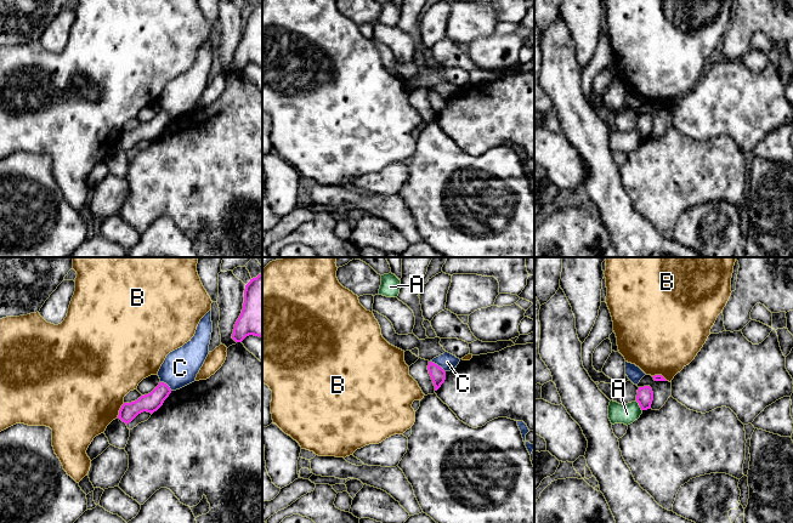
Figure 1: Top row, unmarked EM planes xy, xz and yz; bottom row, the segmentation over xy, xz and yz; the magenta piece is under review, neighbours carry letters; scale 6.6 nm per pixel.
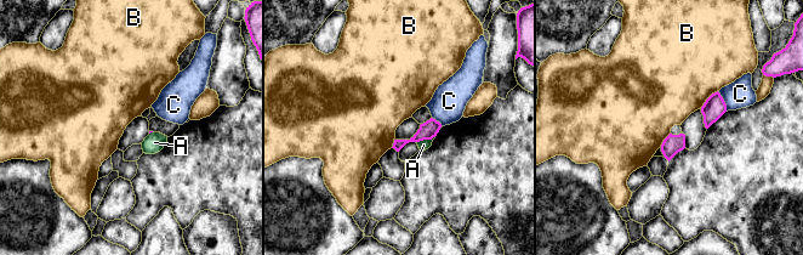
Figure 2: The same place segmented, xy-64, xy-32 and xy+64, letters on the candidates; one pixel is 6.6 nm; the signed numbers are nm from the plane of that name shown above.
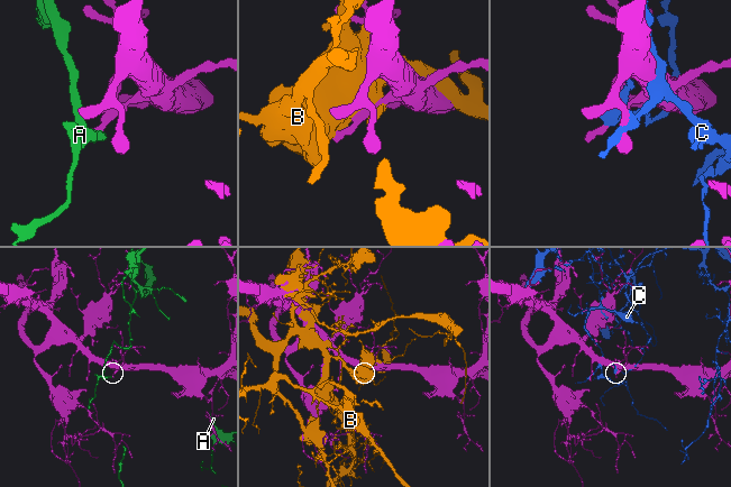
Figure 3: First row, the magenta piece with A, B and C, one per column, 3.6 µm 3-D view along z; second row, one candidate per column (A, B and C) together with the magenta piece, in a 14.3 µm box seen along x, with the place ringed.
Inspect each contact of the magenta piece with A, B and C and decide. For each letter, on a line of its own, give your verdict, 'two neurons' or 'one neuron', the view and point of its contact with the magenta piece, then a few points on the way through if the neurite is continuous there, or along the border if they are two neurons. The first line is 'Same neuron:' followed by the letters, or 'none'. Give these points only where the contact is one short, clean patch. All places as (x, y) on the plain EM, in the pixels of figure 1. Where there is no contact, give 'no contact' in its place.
Same neuron: none
A: two neurons; meets magenta in yz at (639, 132); border along yz (635, 129), (641, 138)
B: two neurons; meets magenta in xy at (119, 138)
C: two neurons; meets magenta in xz at (436, 92)

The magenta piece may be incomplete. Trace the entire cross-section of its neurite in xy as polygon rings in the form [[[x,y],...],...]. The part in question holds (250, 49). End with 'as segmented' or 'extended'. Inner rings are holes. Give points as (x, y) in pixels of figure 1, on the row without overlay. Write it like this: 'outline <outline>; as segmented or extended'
outline [[[262,1],[245,13],[243,38],[232,67],[242,70],[249,63],[262,66]]]; as segmented

